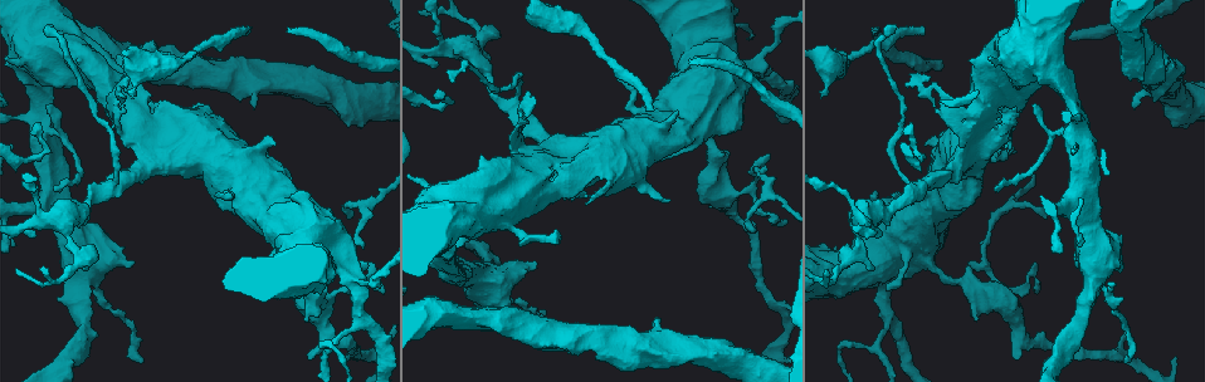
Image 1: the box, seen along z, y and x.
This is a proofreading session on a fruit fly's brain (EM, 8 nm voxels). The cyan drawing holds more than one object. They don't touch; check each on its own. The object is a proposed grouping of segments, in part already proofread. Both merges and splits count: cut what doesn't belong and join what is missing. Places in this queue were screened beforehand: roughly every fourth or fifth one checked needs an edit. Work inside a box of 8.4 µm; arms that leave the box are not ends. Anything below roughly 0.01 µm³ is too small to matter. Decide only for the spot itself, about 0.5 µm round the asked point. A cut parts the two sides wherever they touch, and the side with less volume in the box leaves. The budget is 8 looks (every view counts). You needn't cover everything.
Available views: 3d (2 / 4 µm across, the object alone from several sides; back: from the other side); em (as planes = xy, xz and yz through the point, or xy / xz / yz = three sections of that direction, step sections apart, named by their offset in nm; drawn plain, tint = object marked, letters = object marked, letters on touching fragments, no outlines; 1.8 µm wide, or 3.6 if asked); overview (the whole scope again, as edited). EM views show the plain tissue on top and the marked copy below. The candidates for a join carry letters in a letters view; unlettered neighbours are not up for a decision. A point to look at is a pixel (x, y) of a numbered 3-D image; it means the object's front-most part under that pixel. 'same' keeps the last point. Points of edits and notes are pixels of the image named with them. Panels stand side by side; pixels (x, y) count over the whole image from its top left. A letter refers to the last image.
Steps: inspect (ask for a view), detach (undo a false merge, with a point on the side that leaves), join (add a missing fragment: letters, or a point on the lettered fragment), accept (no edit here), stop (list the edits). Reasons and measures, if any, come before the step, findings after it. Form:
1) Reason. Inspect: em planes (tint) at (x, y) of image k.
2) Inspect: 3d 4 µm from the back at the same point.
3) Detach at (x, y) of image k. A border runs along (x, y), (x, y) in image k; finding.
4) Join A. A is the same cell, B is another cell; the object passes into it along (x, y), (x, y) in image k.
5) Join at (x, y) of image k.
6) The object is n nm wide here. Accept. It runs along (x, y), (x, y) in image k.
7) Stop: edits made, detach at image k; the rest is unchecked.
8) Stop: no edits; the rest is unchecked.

Branch stops here. Inspect: em planes (letters) at (34, 125) of image 1.

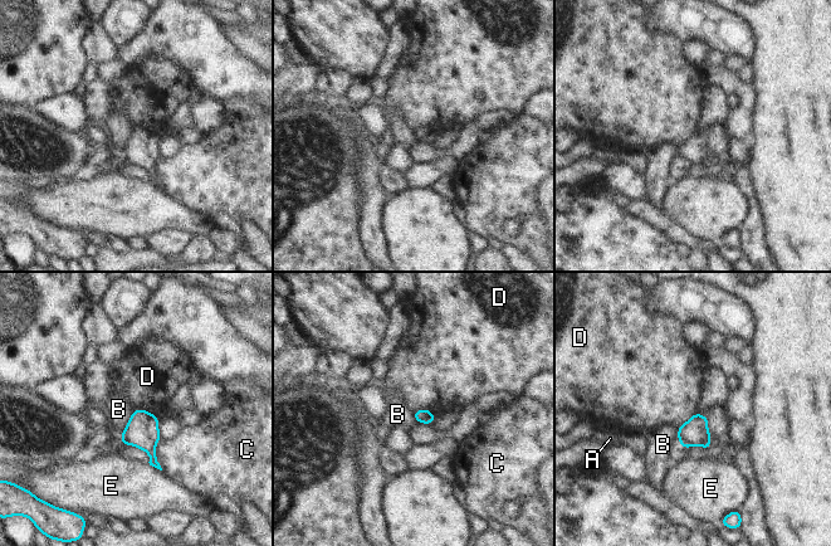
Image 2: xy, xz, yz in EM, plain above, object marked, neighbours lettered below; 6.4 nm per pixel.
Accept. A, B, C, D and E are other cells; a border runs along (133, 410), (147, 410), (156, 417) in image 2; none of them fits.

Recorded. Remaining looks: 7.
Calibre changes. Inspect: em 3.6 µm yz step 4 (tint) at (1041, 60) of image 1.

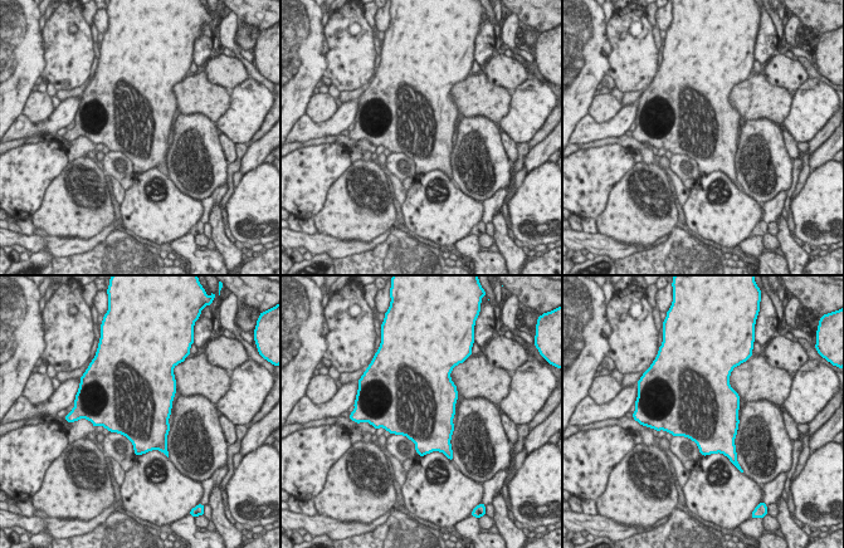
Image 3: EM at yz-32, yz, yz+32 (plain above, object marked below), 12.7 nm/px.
What lies round it. Inspect: em 3.6 µm yz step 4 (letters) at the same point.

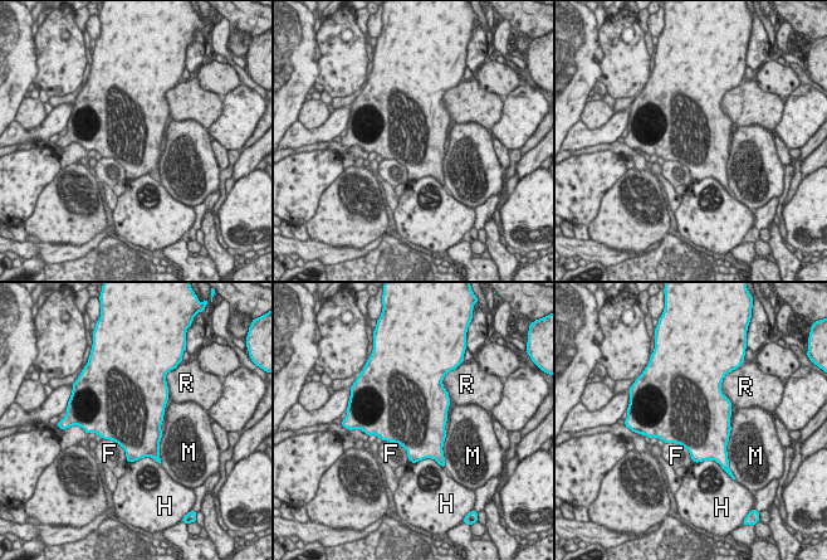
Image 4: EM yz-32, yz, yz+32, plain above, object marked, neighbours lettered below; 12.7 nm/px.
The object is 850 nm wide here. Accept. F, H, M and R are other cells; a border runs along (732, 427), (727, 452) in image 4; continuous, no second cell.

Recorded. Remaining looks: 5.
Branch stops here. Inspect: 3d 2 µm at (689, 62) of image 1.

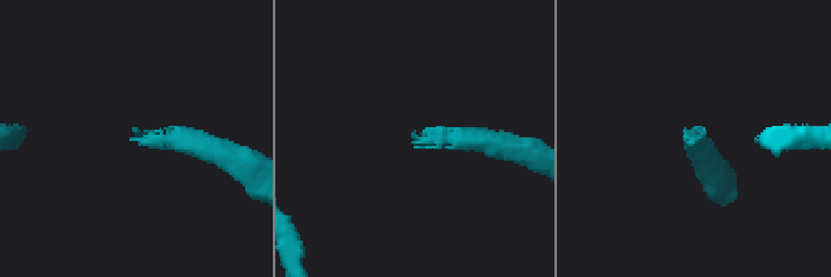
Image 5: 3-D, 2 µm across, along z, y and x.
Inspect: em 3.6 µm planes (letters) at (414, 142) of image 5.

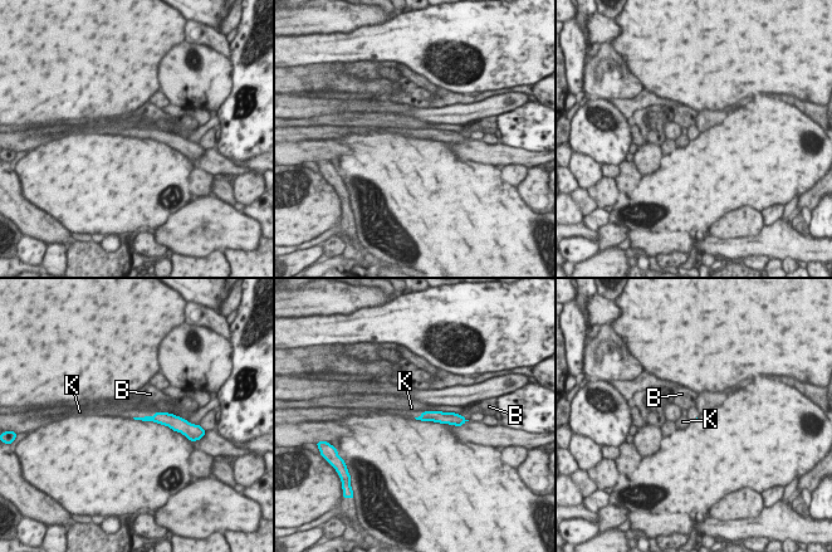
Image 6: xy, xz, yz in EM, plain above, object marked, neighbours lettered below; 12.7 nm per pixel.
Join at (411, 408) of image 6. K is the same cell, B is another cell; the object passes into it along (443, 418), (426, 411), (411, 408) in image 6; it goes on there.

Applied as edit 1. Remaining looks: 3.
Stop: edits made, join at image 6; the rest is unchecked.

